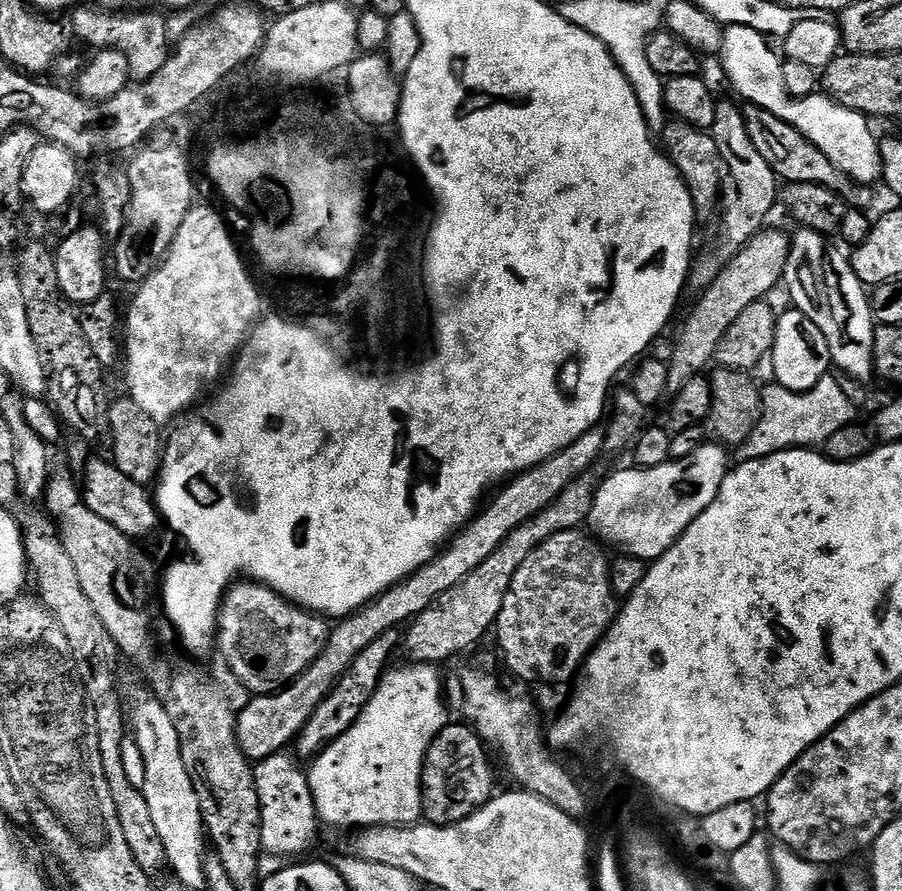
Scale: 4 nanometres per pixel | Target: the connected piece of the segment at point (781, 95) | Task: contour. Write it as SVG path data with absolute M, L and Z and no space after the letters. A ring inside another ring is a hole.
M730 24L724 28L724 37L722 38L722 46L720 47L720 54L718 57L718 63L724 67L724 72L728 75L728 80L732 83L732 88L737 92L738 95L741 96L739 99L741 101L747 102L748 104L757 104L763 112L770 113L771 116L777 116L779 120L785 120L790 126L794 126L799 130L799 132L807 138L810 142L814 142L814 146L818 146L818 150L820 151L827 160L833 164L840 172L841 176L855 182L858 184L863 184L865 186L872 186L881 179L880 174L880 145L878 143L878 136L875 136L872 133L872 128L870 125L869 117L862 115L860 112L855 112L854 110L850 110L846 106L842 106L837 102L837 100L832 99L831 96L827 94L813 94L811 96L801 96L799 98L795 96L789 96L788 91L786 90L786 82L782 78L782 70L784 69L784 65L782 63L781 57L778 55L776 57L776 52L771 48L769 41L763 36L758 30L750 30L750 26L738 26L737 24Z

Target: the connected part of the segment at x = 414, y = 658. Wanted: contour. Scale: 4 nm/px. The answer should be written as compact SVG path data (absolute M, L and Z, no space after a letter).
M584 472L573 479L551 506L512 531L473 574L468 575L446 594L442 594L442 597L411 621L402 640L403 651L406 650L407 654L405 657L411 663L442 664L442 661L476 645L487 631L491 631L501 612L506 590L509 589L519 566L522 566L537 546L554 534L573 531L587 521L596 489L596 478L593 478L592 474Z

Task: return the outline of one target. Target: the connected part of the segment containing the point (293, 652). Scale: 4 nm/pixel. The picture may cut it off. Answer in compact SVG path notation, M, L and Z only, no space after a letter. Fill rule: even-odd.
M236 582L228 589L224 603L220 606L220 619L218 621L218 652L224 655L224 660L228 663L228 668L232 671L232 676L244 688L249 688L249 693L266 696L270 692L279 692L282 688L287 688L292 681L298 679L304 671L306 671L313 662L318 658L318 654L322 654L324 647L328 645L328 637L330 635L330 624L325 617L309 612L307 608L301 608L299 604L293 604L291 600L287 600L285 596L280 596L272 588L267 588L264 584L255 582Z

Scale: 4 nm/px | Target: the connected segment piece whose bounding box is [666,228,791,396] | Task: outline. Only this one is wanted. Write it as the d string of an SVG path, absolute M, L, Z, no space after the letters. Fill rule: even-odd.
M770 228L763 229L756 233L747 246L740 249L739 254L718 274L718 278L701 291L701 297L685 320L666 362L667 395L680 393L690 378L701 375L715 359L717 346L728 335L735 319L747 306L763 301L767 297L765 295L783 281L790 248L791 237L788 234Z

